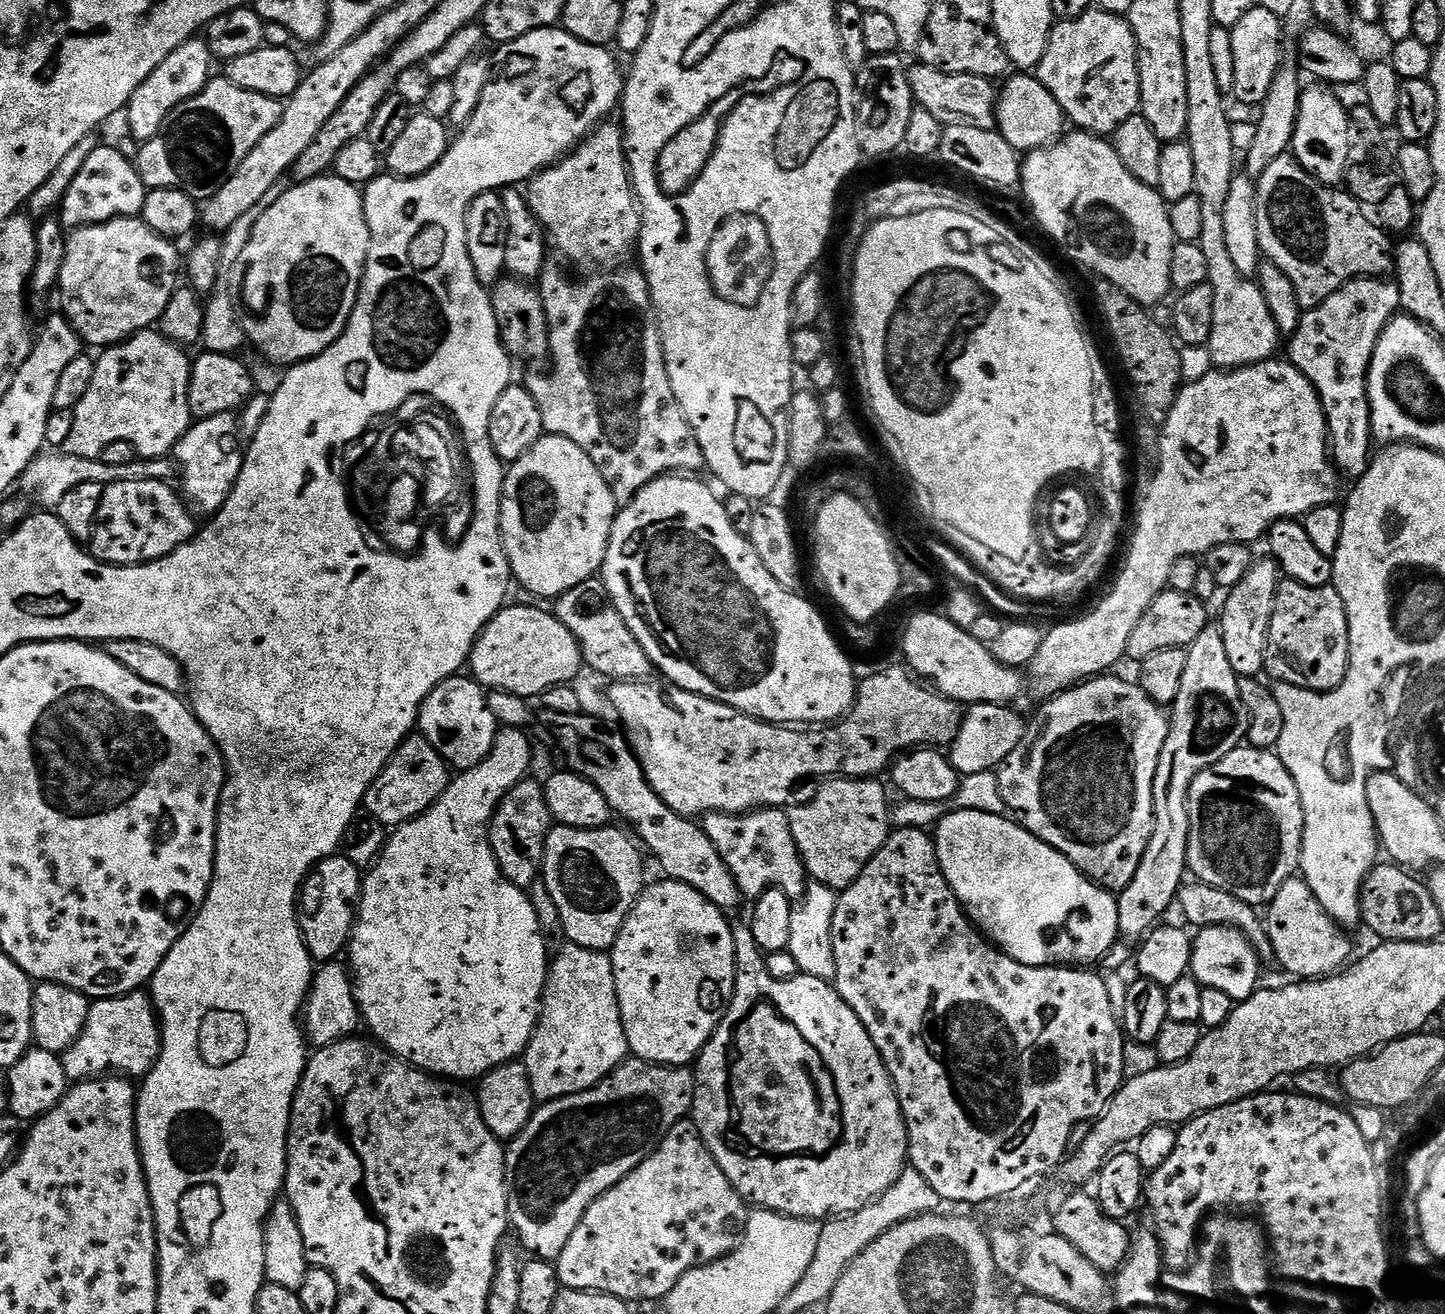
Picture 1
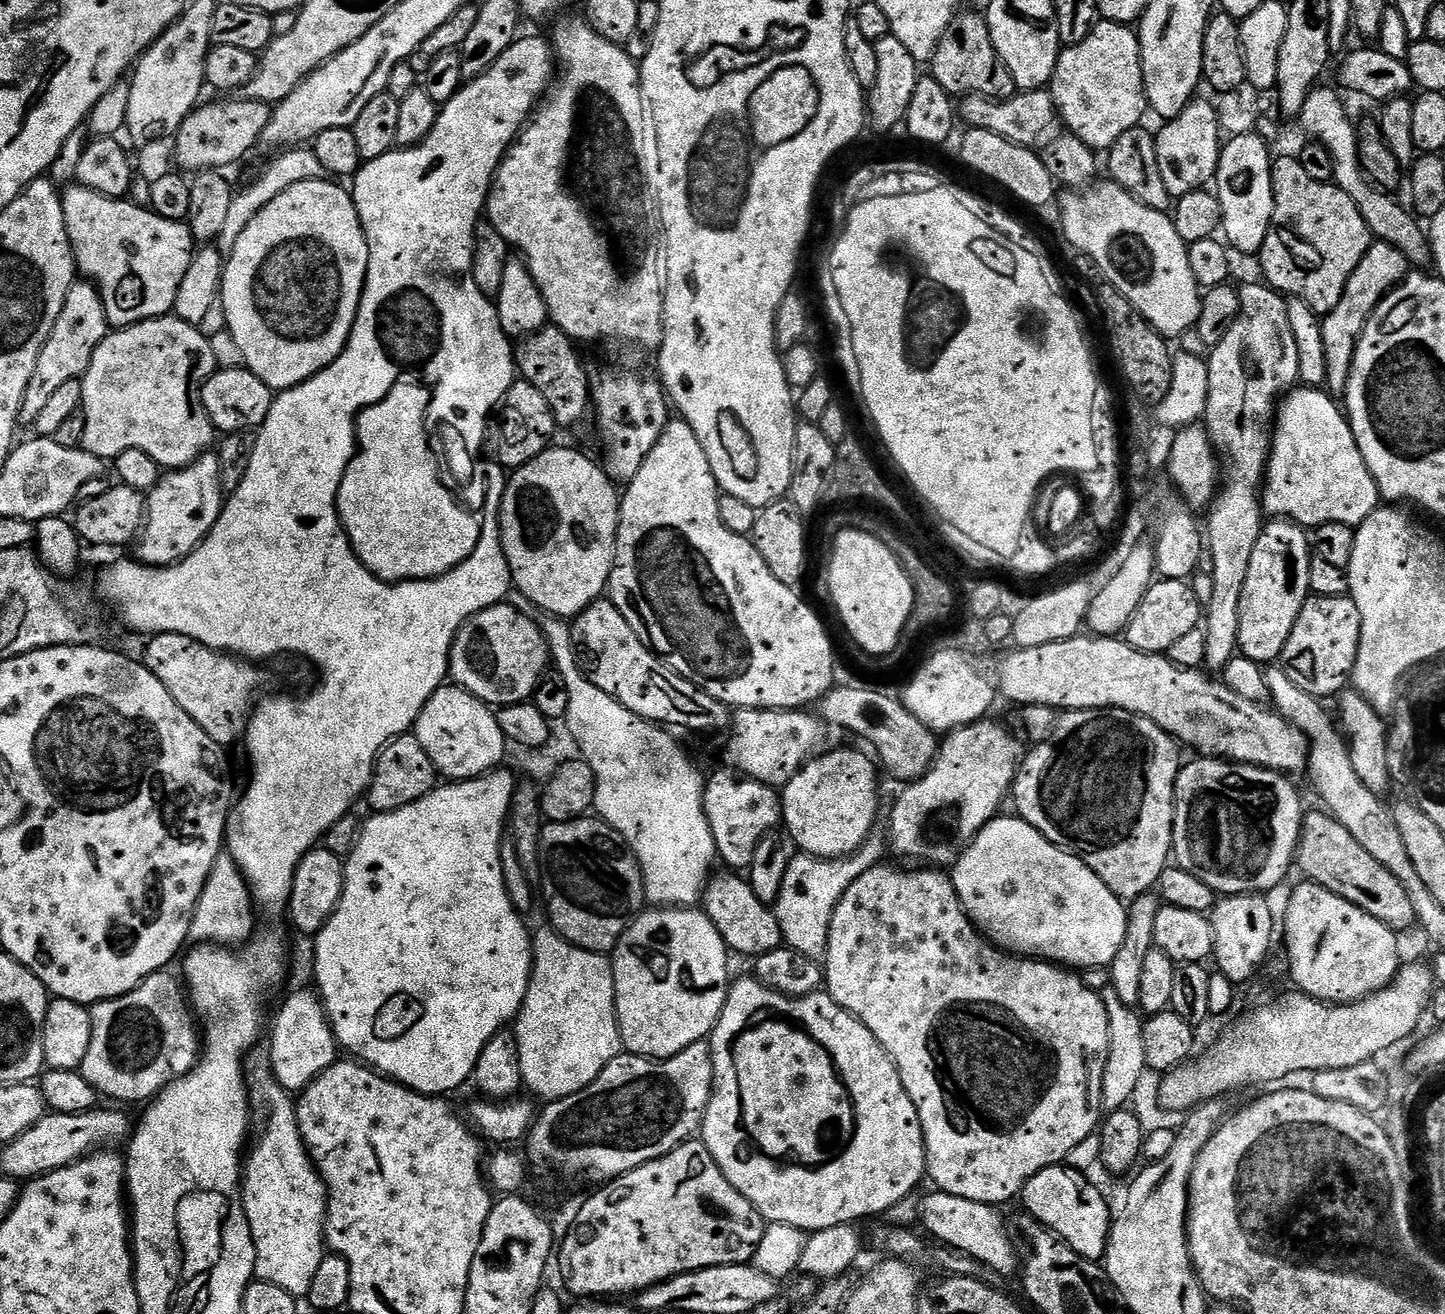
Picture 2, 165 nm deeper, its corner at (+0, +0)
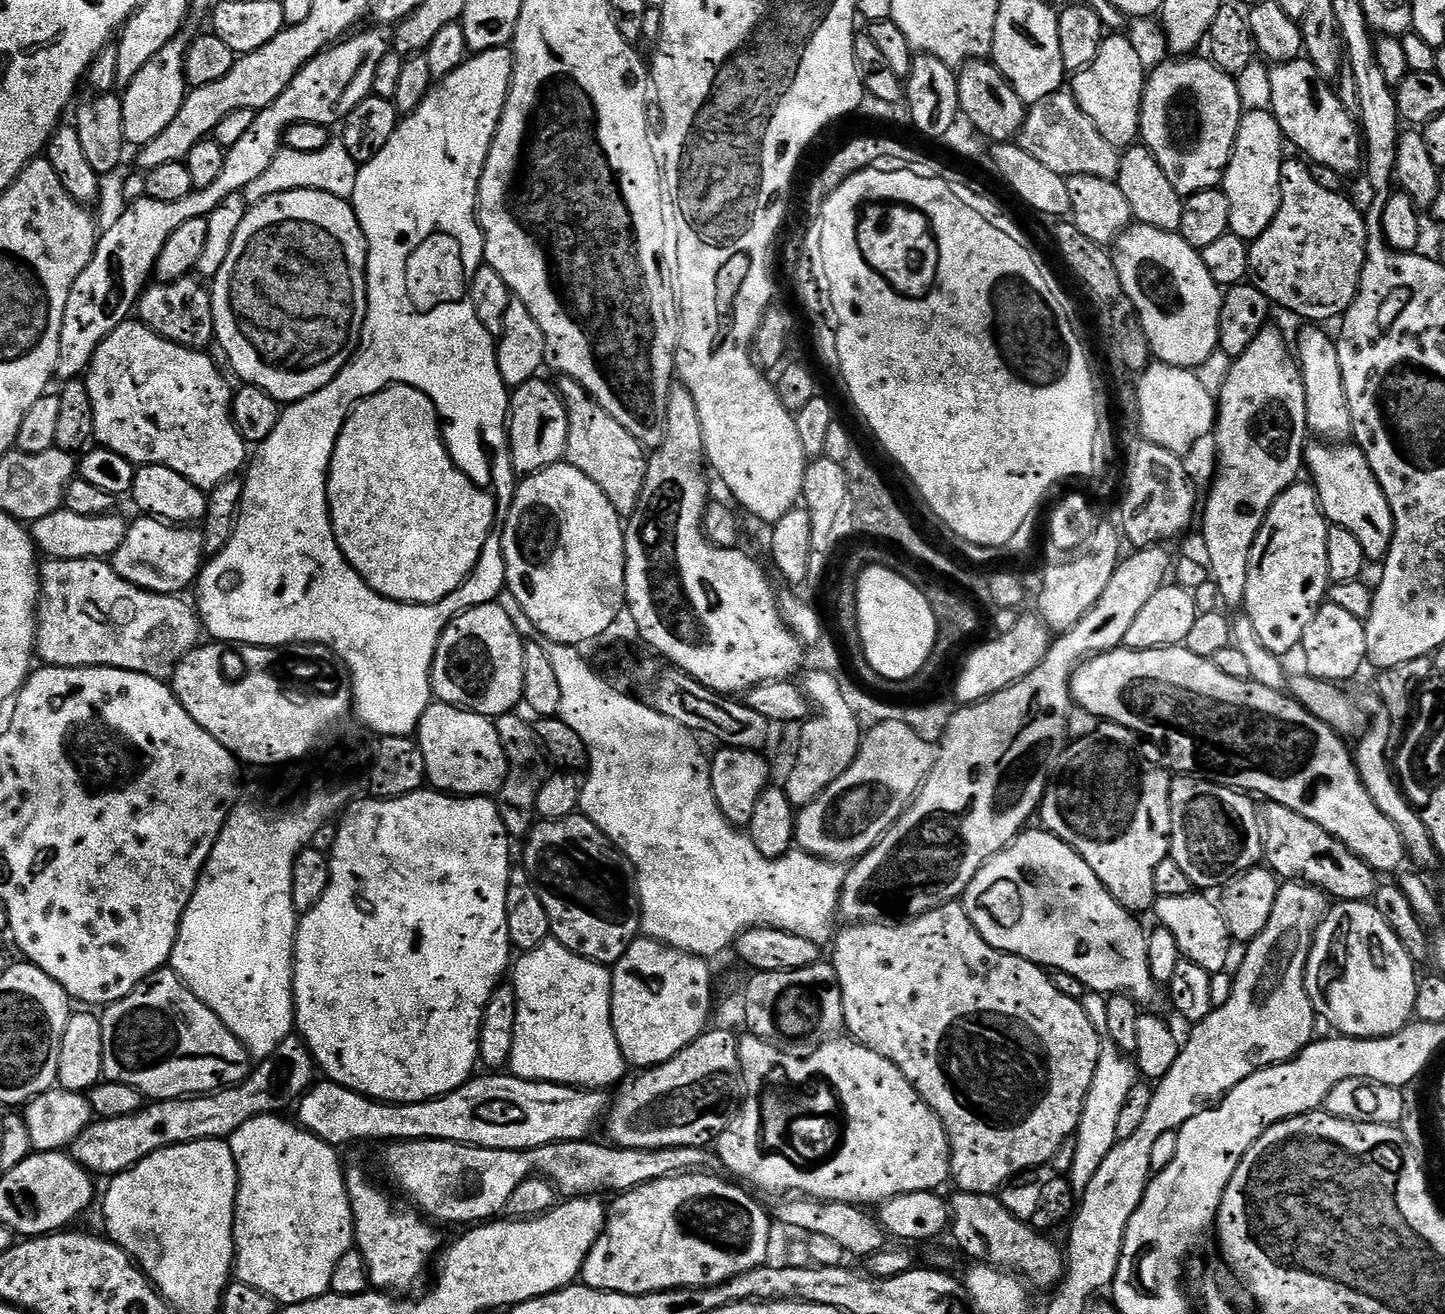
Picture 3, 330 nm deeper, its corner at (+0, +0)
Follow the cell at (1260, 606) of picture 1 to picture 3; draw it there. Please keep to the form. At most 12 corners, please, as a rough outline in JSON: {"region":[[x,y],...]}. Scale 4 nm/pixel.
{"region":[[1315,487],[1278,494],[1242,612],[1275,656],[1301,647],[1330,587]]}

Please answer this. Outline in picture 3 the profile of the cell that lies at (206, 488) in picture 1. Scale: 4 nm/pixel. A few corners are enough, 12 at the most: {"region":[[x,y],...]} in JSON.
{"region":[[152,516],[128,524],[110,558],[126,582],[163,596],[191,589],[203,531]]}

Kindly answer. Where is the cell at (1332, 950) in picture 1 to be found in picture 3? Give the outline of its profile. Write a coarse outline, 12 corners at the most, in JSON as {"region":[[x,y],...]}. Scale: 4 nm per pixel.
{"region":[[1336,902],[1304,985],[1358,1040],[1414,1016],[1417,965],[1370,902]]}

